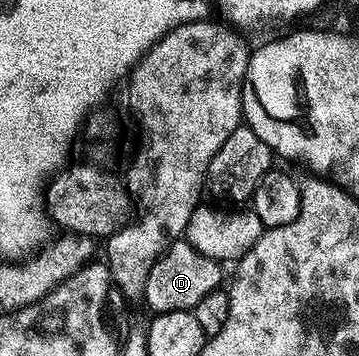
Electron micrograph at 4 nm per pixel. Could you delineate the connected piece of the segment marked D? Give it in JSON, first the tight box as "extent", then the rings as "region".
{"extent":[142,239,224,313],"region":[[[186,239],[175,241],[167,248],[167,252],[149,270],[149,278],[145,282],[142,299],[152,309],[152,313],[178,312],[193,310],[197,302],[208,296],[210,292],[220,291],[223,280],[224,265],[218,260],[201,254]]]}

